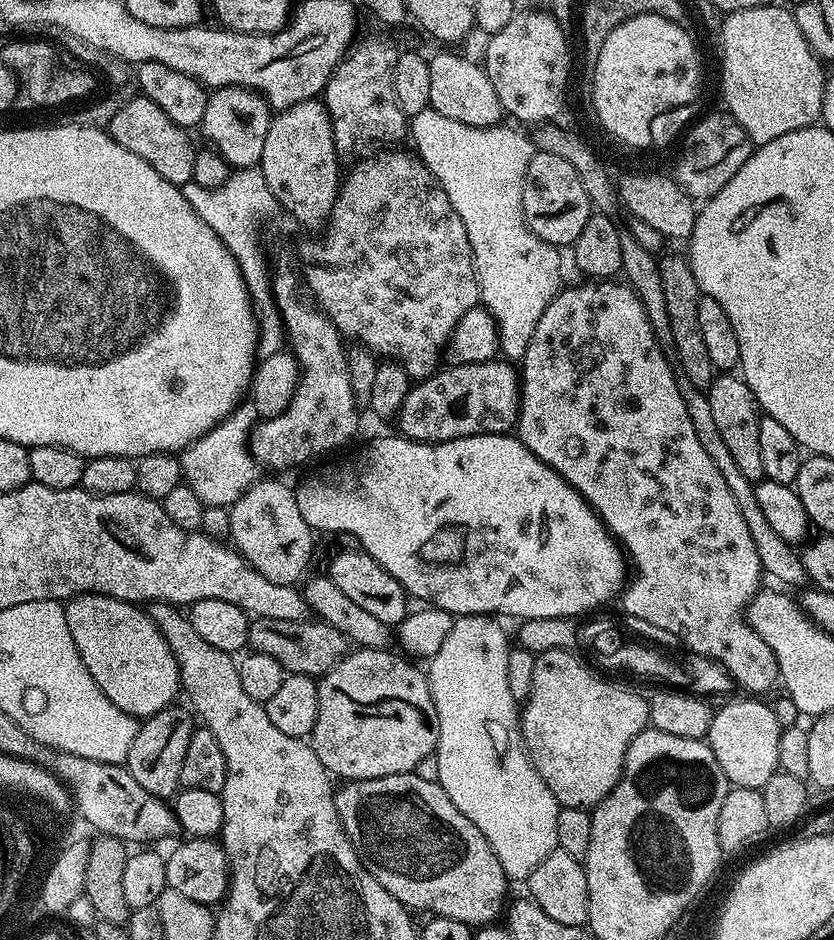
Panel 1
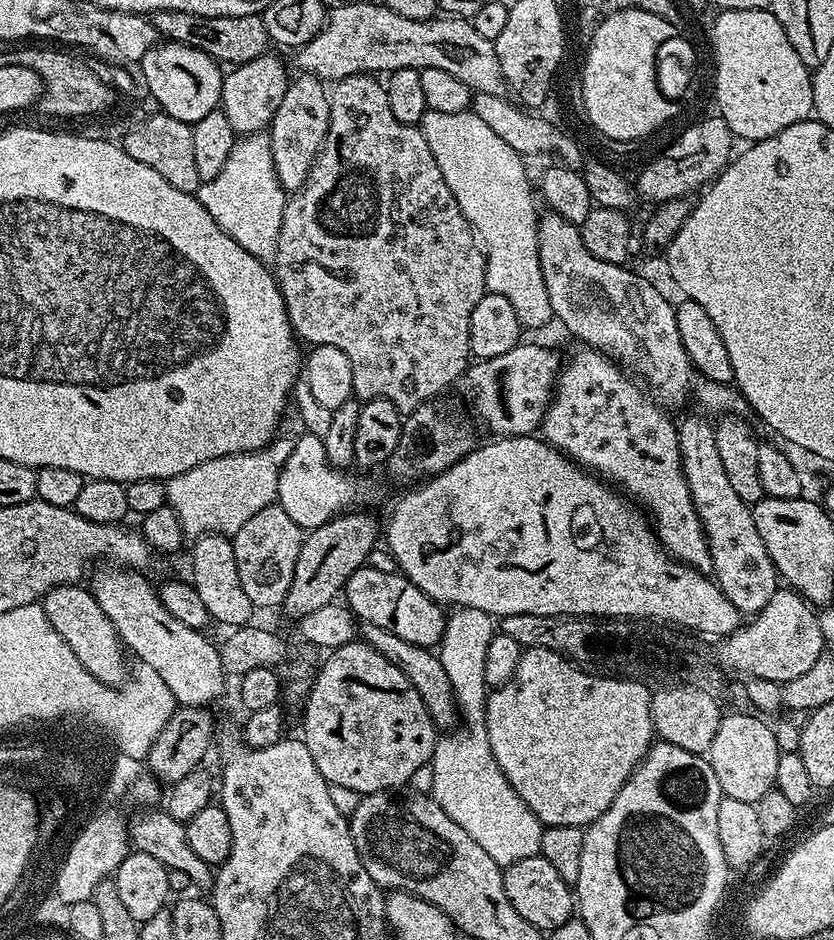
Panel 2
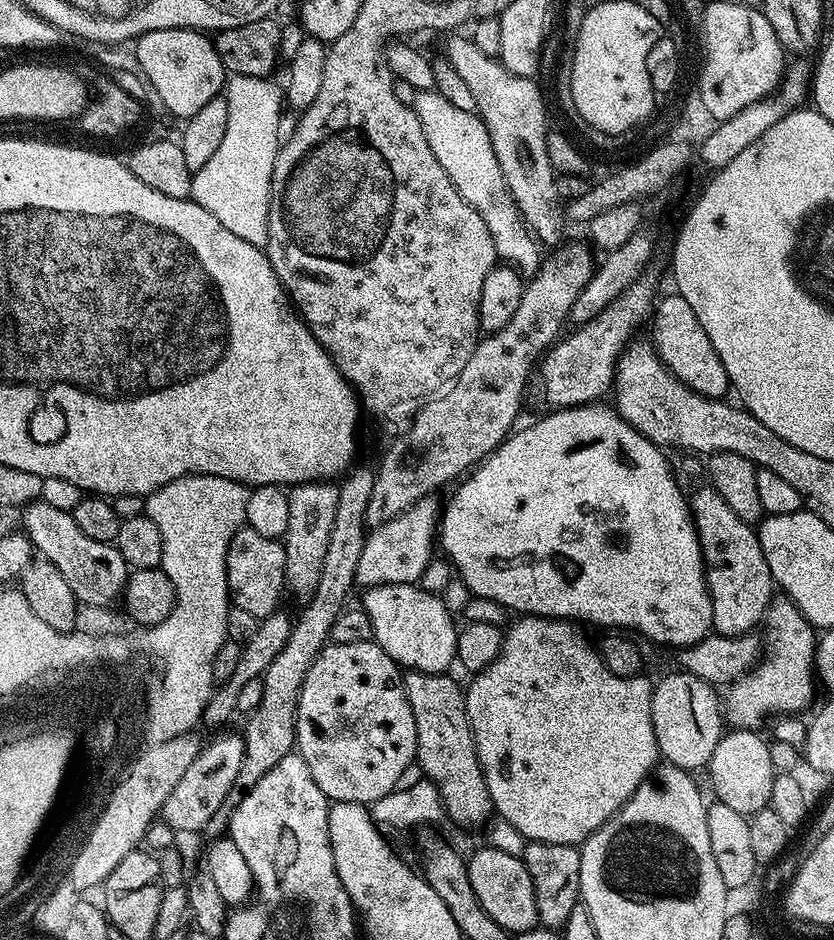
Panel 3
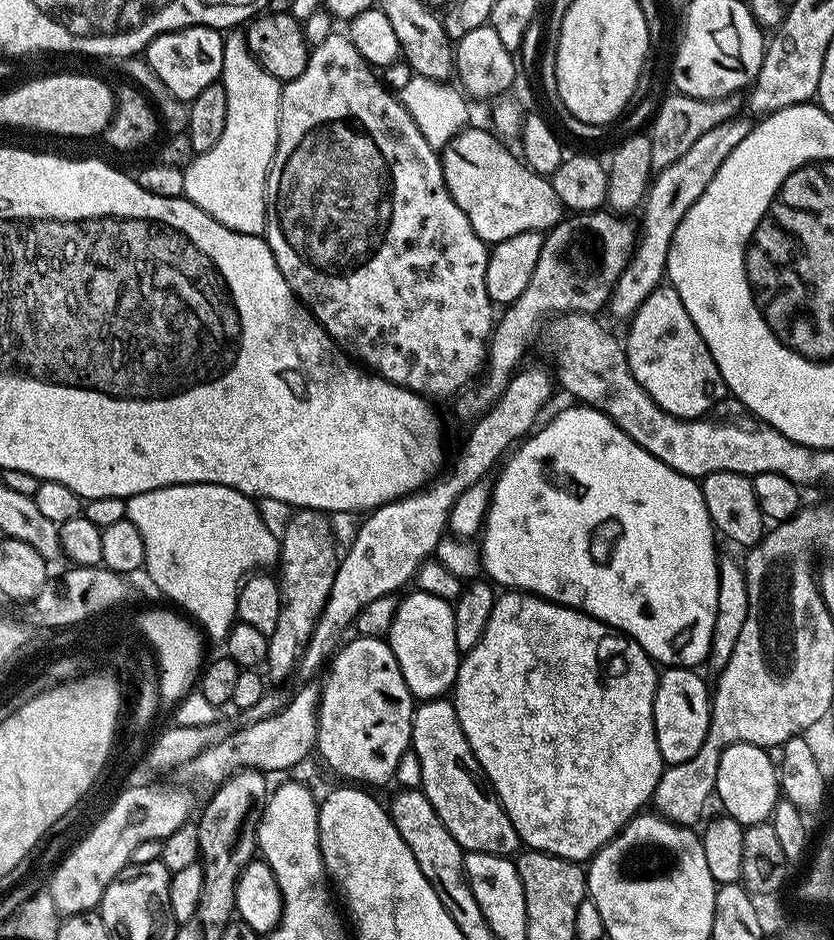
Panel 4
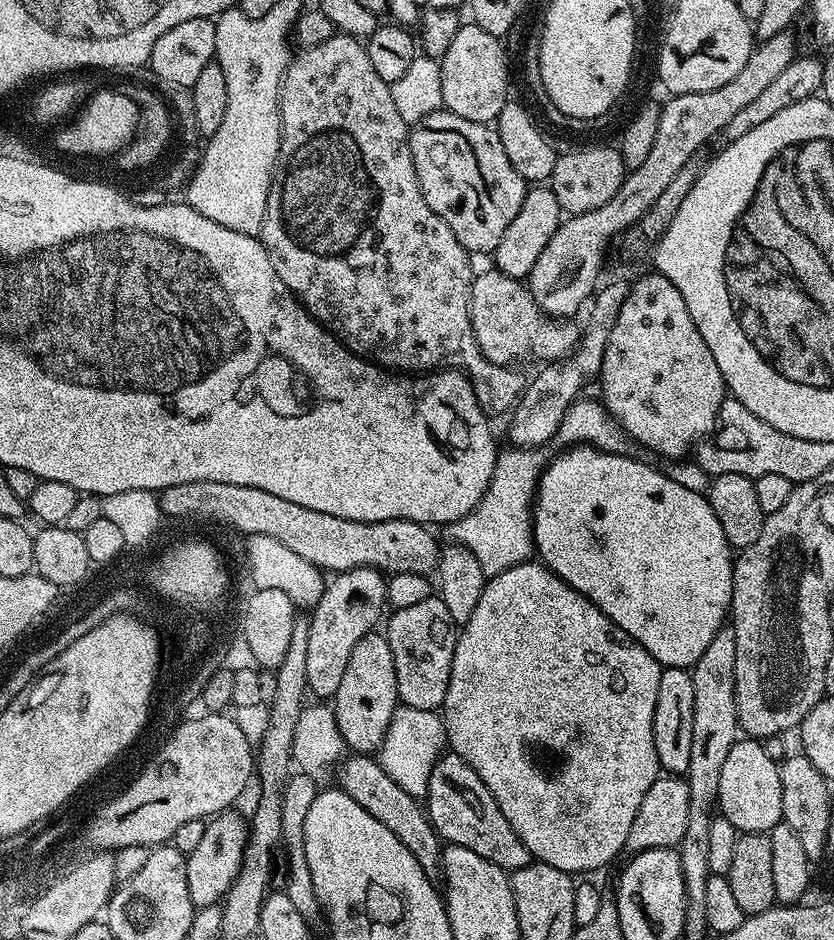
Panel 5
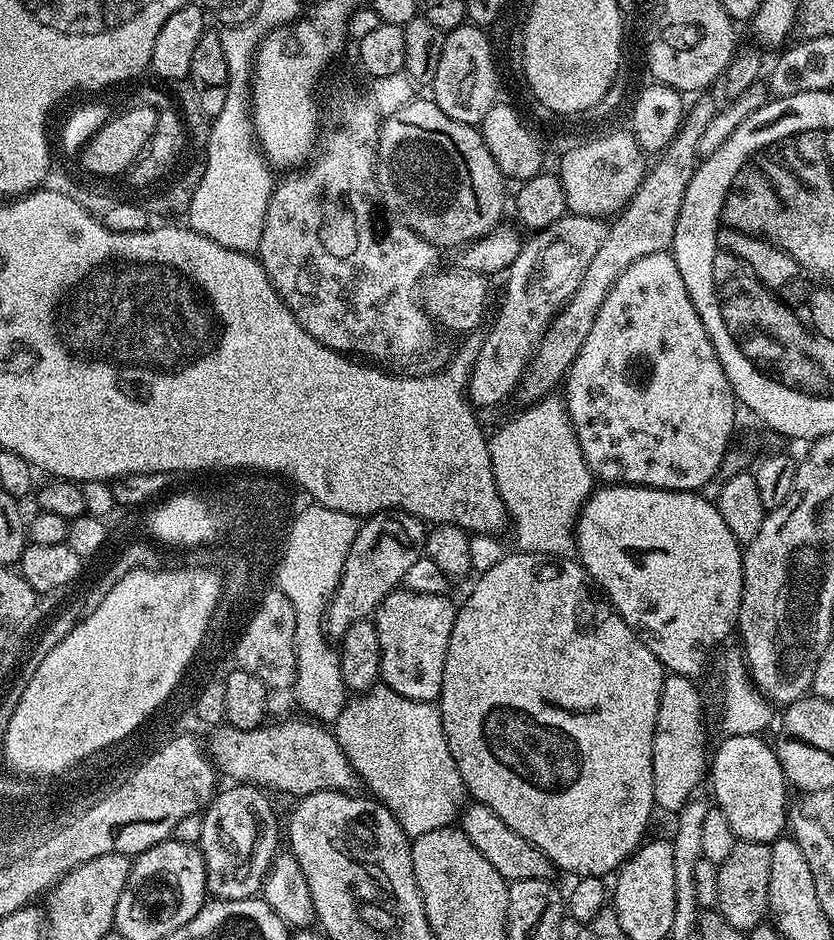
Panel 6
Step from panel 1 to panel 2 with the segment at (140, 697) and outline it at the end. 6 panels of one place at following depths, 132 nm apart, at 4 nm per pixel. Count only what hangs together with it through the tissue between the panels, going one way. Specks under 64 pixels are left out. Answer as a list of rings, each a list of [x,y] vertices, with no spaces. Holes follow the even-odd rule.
[[[63,584],[47,592],[42,603],[50,626],[62,634],[62,642],[74,650],[78,662],[82,662],[82,666],[94,678],[98,678],[98,682],[120,686],[129,679],[128,664],[124,661],[126,649],[121,643],[120,635],[114,628],[114,622],[110,622],[110,618],[102,612],[102,606],[98,606],[87,587]]]

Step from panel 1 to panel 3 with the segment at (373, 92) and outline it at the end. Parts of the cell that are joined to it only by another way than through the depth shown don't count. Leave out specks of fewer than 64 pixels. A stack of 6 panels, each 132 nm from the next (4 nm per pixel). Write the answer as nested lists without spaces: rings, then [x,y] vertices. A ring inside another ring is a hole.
[[[435,90],[417,91],[414,107],[418,122],[422,122],[422,134],[426,134],[430,150],[434,150],[434,158],[442,162],[442,170],[450,174],[450,182],[454,182],[458,194],[462,194],[462,198],[482,214],[482,222],[486,222],[486,230],[490,230],[490,238],[494,238],[497,257],[525,277],[532,277],[542,263],[541,249],[508,192],[490,134],[479,115],[458,110]]]

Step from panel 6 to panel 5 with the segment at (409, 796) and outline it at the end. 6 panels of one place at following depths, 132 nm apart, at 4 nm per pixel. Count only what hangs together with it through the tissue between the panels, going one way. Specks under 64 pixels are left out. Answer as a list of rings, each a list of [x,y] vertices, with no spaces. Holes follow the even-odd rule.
[[[400,706],[390,718],[388,732],[378,749],[378,759],[386,774],[390,774],[390,778],[394,778],[394,782],[402,786],[406,794],[424,798],[428,795],[430,774],[445,748],[444,722],[439,711],[414,710]]]

